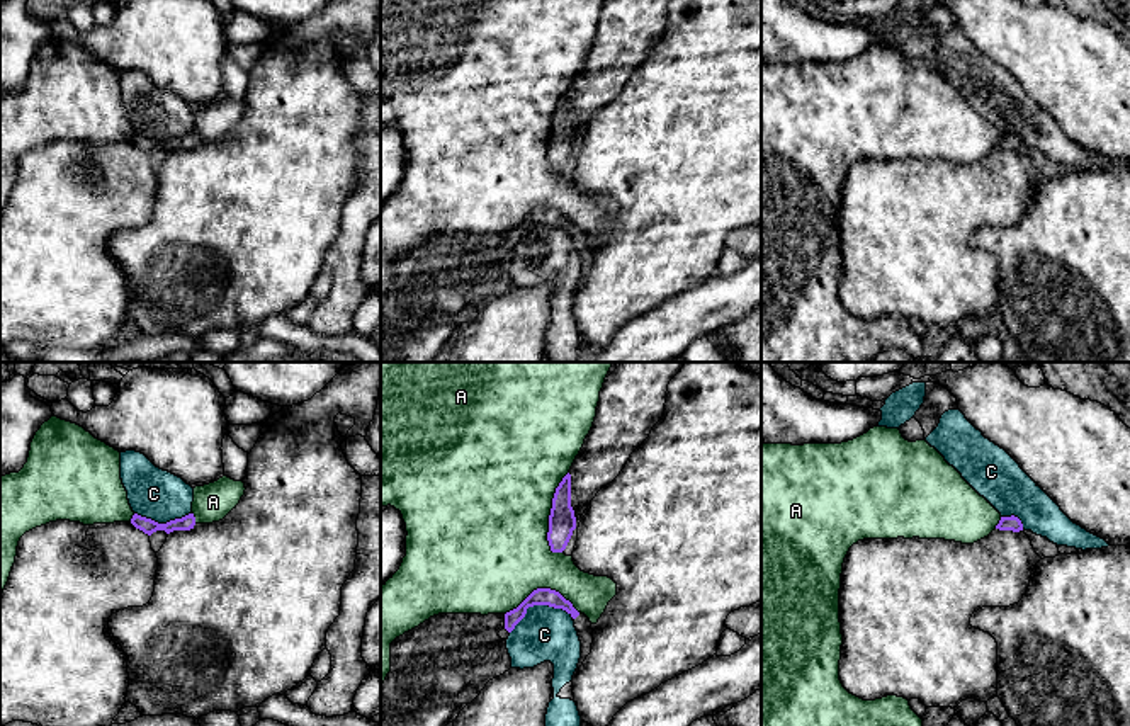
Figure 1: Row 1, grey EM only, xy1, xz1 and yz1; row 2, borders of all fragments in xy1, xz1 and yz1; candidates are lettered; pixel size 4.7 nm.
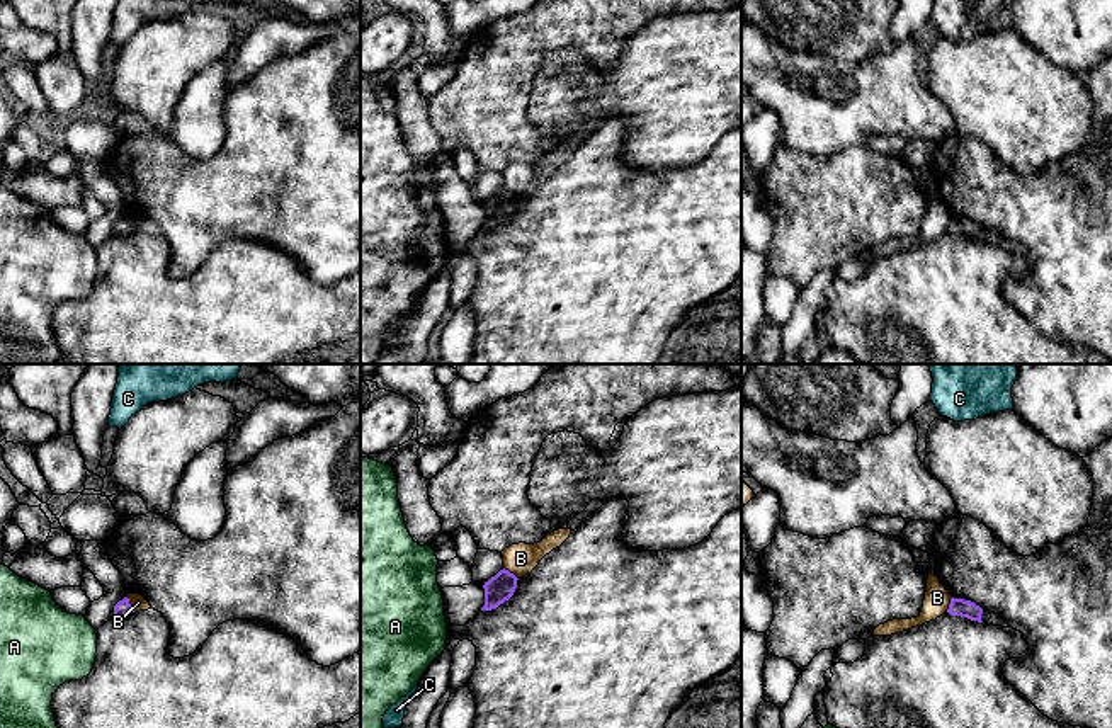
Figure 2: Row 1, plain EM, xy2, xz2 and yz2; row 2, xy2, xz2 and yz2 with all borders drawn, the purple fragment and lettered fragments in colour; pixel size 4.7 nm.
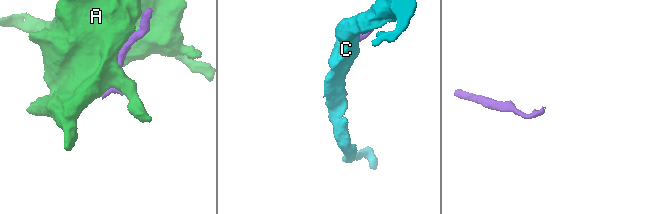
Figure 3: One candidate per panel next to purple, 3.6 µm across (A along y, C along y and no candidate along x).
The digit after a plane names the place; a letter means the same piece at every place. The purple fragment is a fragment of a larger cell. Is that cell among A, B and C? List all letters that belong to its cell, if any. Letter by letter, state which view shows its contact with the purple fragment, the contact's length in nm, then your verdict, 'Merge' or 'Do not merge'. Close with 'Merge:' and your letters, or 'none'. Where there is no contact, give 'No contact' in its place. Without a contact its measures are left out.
A: Touches purple in xz1. Shared border 400 nm. Do not merge
B: Touches purple in xy2. Shared border 90 nm. Do not merge
C: Touches purple in xz1. Shared border 320 nm. Do not merge
Merge: none

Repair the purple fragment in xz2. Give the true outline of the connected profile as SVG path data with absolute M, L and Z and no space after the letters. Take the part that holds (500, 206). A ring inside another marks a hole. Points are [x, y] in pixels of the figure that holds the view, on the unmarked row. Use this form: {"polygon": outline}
{"polygon": "M500 189L495 196L485 201L485 225L481 230L496 228L500 223L508 219L517 208L517 196L508 189Z"}

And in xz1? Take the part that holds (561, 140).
{"polygon": "M568 92L552 117L547 160L552 172L562 172L576 148L576 136L571 126L571 94Z"}

